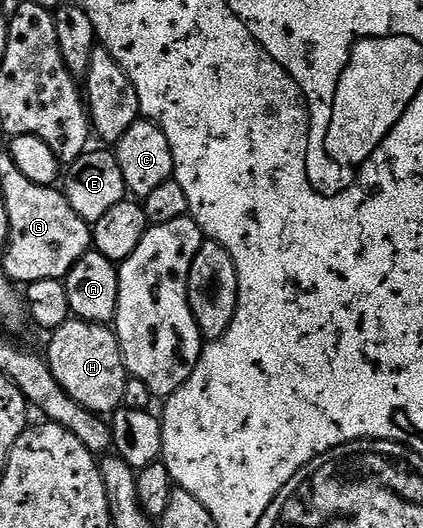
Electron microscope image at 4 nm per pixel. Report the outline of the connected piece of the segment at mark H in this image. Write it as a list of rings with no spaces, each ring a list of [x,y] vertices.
[[[71,319],[65,321],[59,329],[49,334],[50,346],[44,349],[44,356],[50,366],[52,375],[60,383],[60,387],[76,403],[80,403],[85,409],[91,409],[99,415],[113,414],[114,410],[122,405],[124,399],[124,387],[126,386],[126,364],[122,358],[122,348],[118,345],[118,334],[109,324],[96,325],[92,321],[80,321]]]

